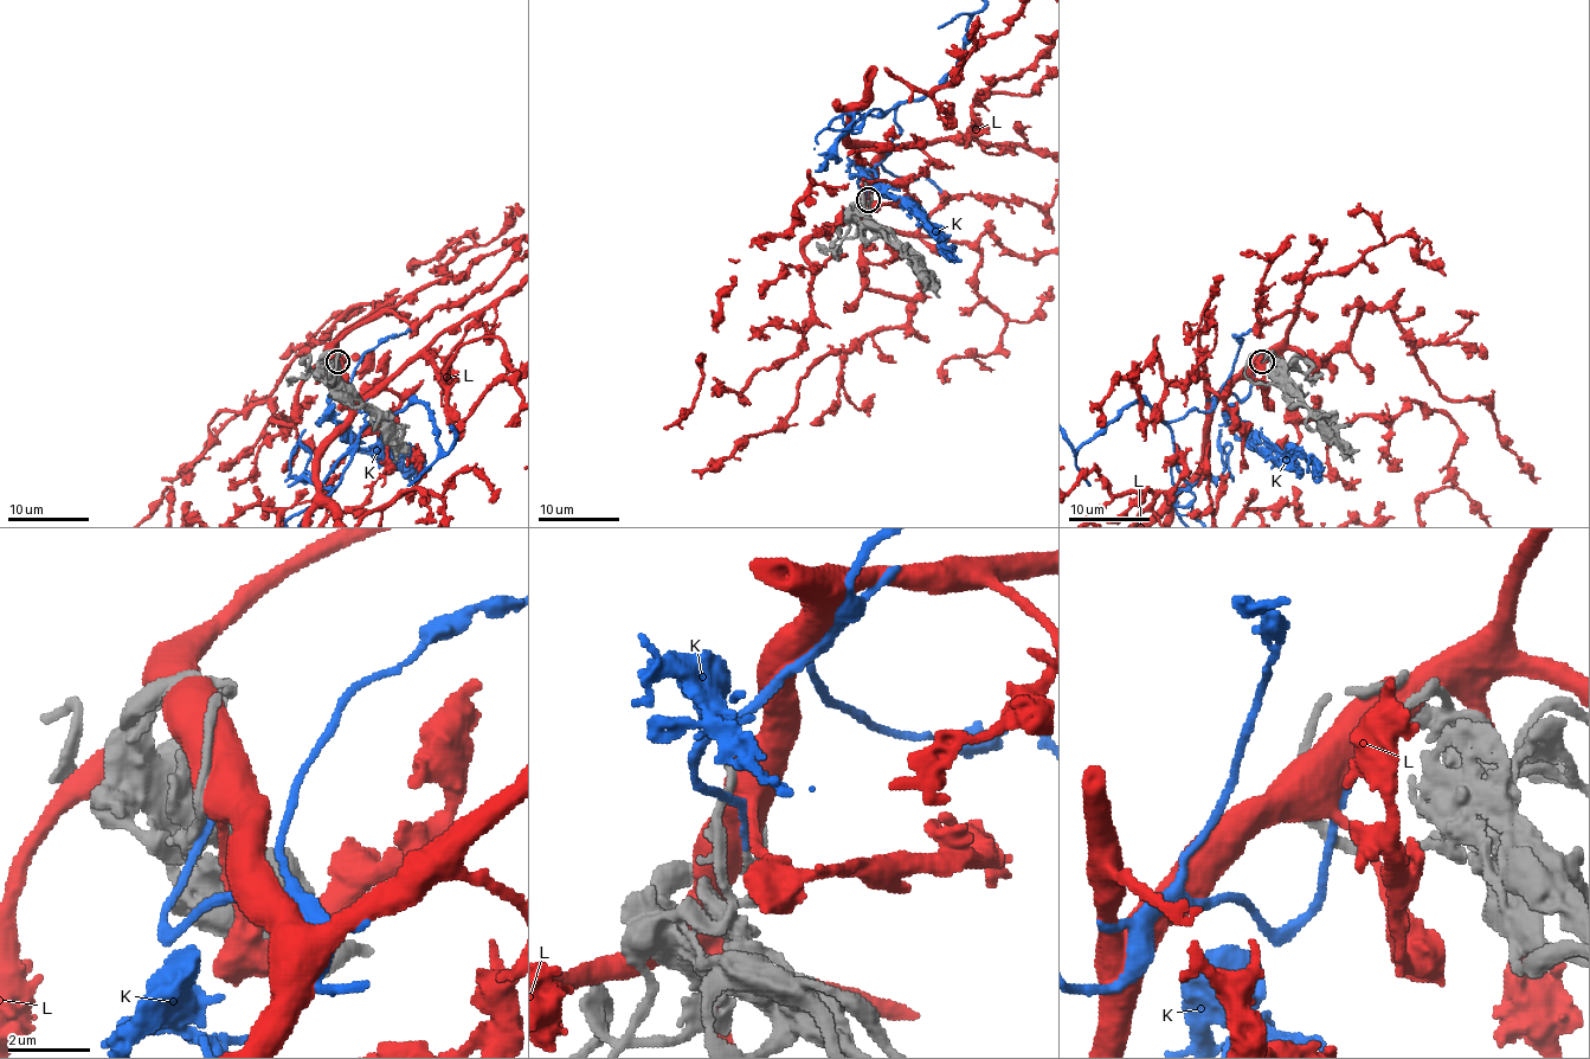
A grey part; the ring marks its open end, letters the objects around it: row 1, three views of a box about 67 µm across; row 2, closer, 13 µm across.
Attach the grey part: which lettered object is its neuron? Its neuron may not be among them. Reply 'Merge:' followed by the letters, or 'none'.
Merge: K

